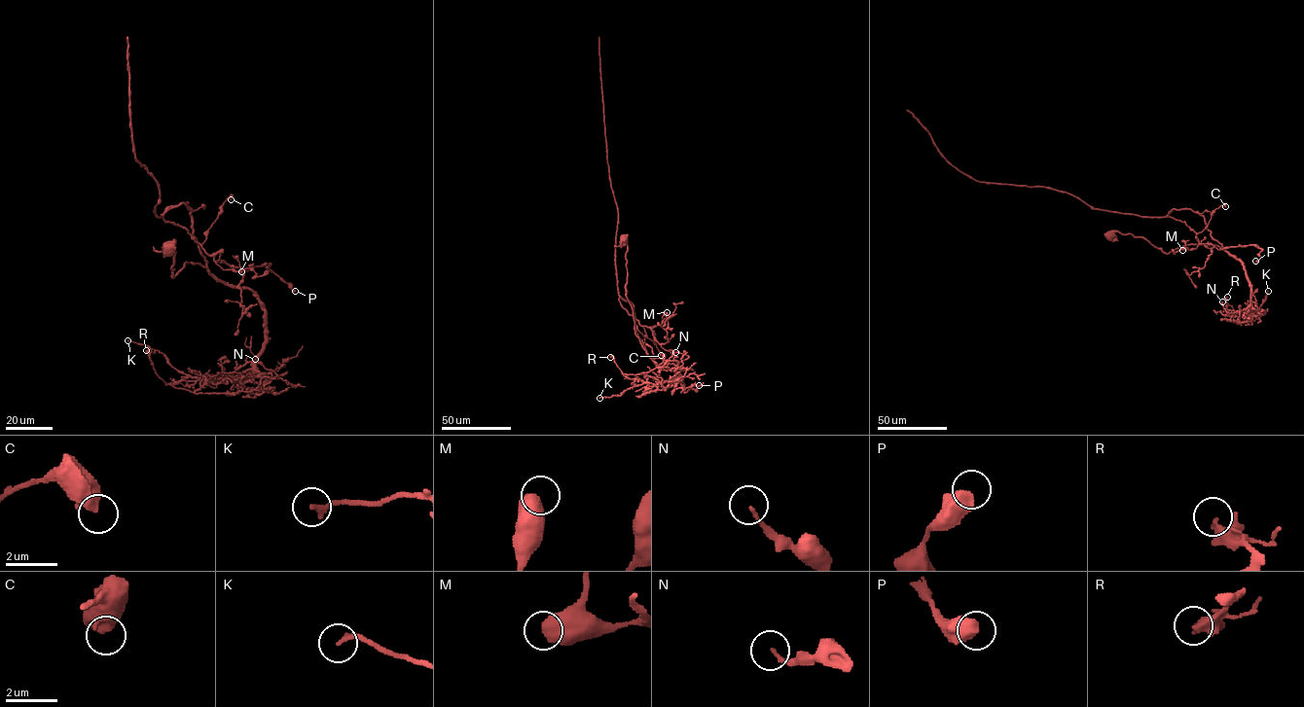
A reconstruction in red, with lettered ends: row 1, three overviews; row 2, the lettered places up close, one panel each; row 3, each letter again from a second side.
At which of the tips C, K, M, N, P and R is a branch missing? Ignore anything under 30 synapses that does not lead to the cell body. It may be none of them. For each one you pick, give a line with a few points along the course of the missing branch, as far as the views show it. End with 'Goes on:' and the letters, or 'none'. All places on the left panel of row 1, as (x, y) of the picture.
Goes on: none

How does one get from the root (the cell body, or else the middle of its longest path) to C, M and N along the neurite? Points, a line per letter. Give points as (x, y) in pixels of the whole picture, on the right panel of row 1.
C: (1109, 235), (1143, 237), (1167, 253), (1221, 247), (1198, 213), (1168, 215), (1198, 233), (1225, 206)
M: (1109, 235), (1143, 237), (1167, 253), (1221, 247), (1189, 209), (1168, 215), (1196, 233), (1196, 249), (1182, 250)
N: (1109, 235), (1143, 237), (1167, 253), (1190, 244), (1222, 248), (1243, 264), (1250, 303), (1229, 313), (1222, 301)

